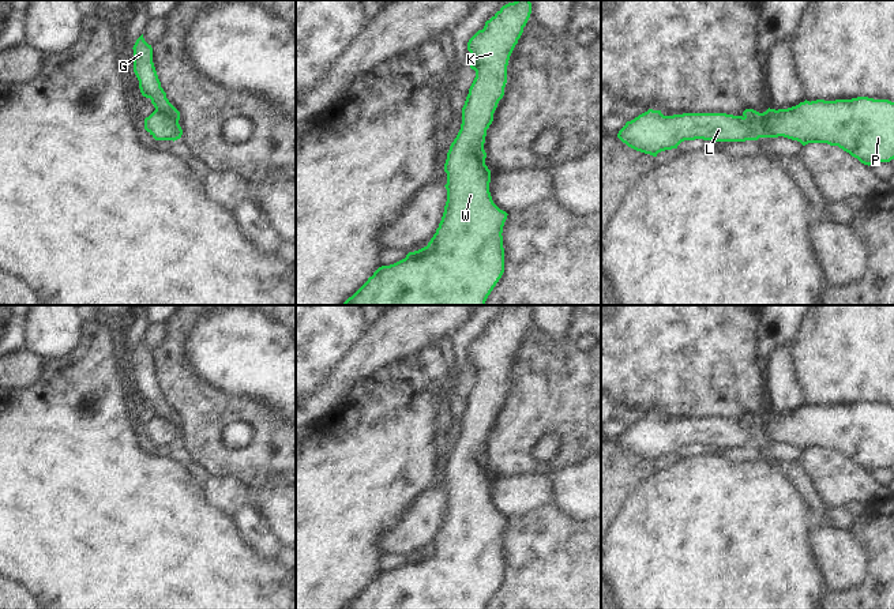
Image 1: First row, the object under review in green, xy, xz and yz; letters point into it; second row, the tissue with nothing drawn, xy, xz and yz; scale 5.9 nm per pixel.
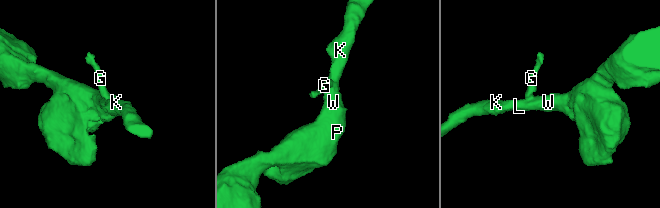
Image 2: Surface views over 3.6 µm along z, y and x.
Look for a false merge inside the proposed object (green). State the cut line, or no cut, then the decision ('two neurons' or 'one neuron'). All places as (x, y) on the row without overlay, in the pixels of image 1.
cut in yz along (744, 421), (750, 428), (751, 444); two neurons

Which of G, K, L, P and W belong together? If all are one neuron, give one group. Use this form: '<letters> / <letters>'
G / K L P W

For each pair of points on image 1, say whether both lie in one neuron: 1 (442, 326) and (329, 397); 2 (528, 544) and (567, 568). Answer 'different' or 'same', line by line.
1: same
2: same

